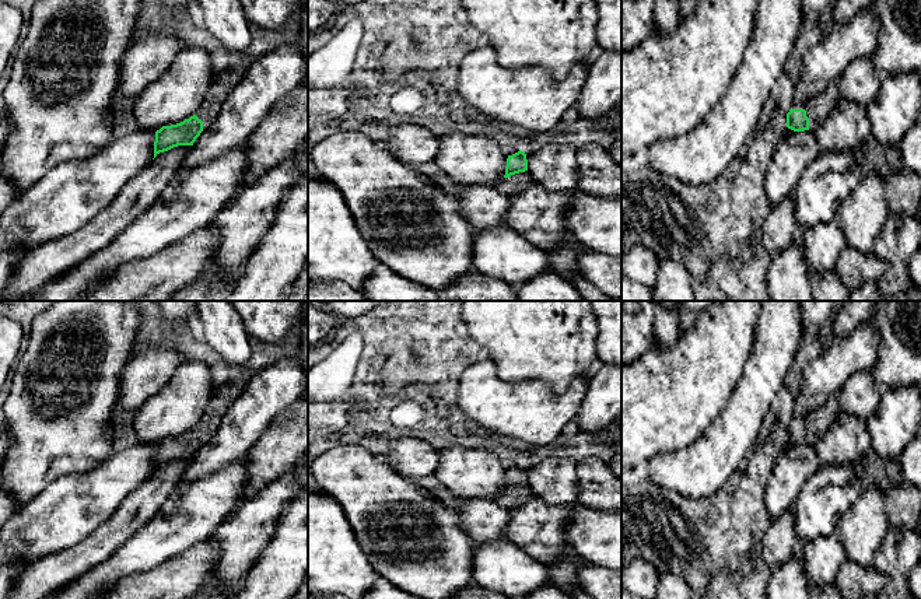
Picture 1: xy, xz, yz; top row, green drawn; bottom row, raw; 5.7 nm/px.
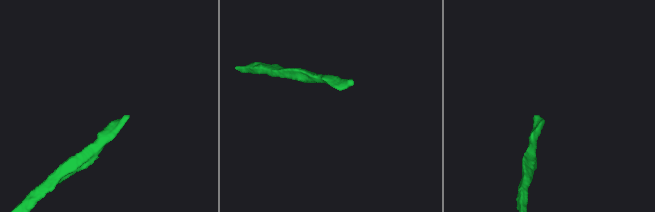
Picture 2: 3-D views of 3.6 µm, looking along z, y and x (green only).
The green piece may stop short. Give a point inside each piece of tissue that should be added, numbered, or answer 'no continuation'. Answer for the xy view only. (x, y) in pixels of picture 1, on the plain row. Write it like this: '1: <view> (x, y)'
1: xy (228, 391)

